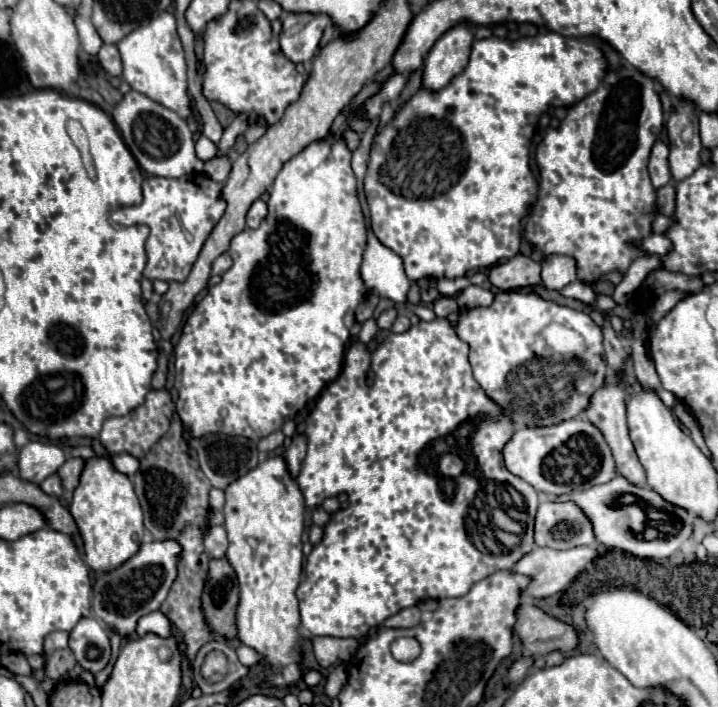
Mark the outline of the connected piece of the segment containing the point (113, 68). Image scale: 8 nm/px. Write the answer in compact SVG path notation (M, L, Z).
M104 45L102 51L98 53L98 59L110 77L122 77L122 61L114 45Z

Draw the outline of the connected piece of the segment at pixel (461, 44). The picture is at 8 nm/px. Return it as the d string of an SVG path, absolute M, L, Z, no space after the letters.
M458 23L448 29L430 49L424 59L422 87L442 89L448 81L468 65L470 47L474 41L474 29L468 23Z

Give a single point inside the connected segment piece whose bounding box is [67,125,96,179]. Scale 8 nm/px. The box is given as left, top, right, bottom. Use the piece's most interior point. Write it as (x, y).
(77, 133)

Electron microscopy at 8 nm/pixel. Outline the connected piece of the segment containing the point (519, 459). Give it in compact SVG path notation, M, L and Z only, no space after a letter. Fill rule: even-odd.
M572 417L548 427L518 429L504 447L504 463L510 473L522 477L538 493L548 495L566 495L576 489L590 489L608 483L618 475L612 449L608 449L604 435L596 425L584 421L584 417Z

